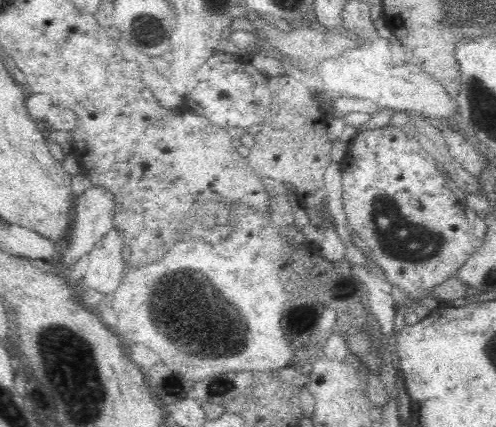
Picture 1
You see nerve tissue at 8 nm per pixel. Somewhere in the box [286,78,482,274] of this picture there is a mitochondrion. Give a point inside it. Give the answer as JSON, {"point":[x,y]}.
{"point":[398,237]}

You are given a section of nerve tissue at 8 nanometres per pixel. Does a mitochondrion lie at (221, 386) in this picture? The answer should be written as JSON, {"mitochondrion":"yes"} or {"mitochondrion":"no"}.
{"mitochondrion":"yes"}

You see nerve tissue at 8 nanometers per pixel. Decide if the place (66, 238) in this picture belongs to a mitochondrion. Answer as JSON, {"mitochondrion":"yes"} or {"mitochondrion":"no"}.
{"mitochondrion":"no"}

